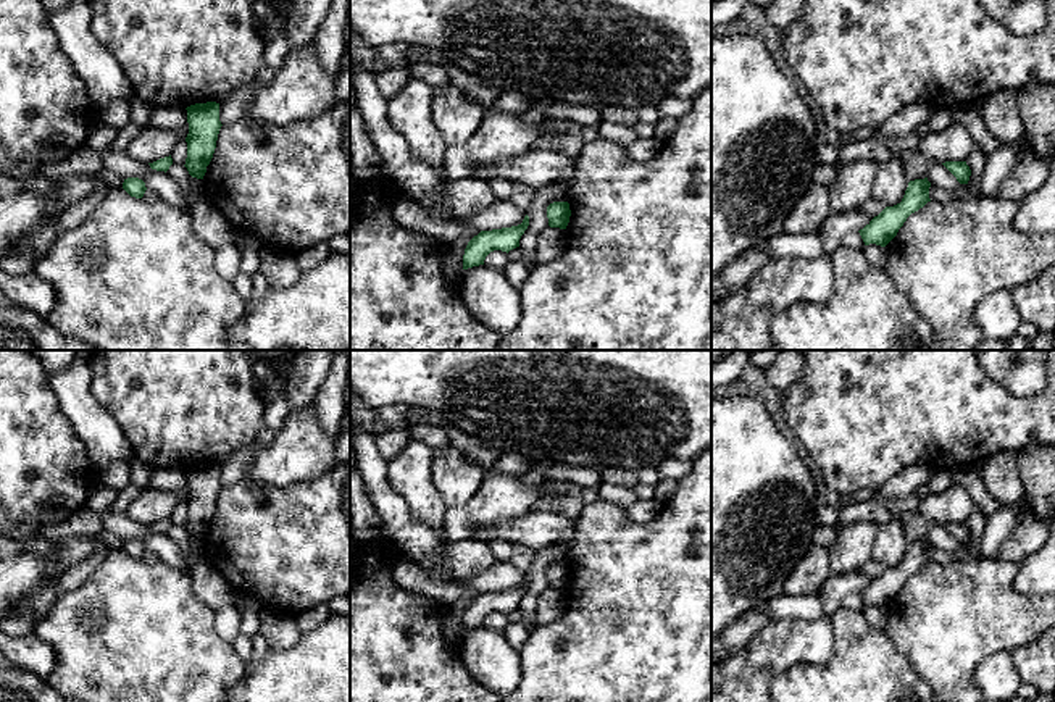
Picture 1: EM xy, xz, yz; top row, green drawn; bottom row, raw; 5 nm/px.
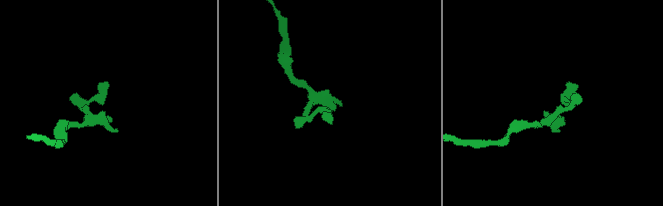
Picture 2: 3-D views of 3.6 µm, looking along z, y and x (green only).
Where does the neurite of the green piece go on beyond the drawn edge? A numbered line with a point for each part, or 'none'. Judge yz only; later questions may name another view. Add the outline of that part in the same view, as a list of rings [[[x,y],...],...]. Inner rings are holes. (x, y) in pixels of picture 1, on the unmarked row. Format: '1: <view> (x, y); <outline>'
none

